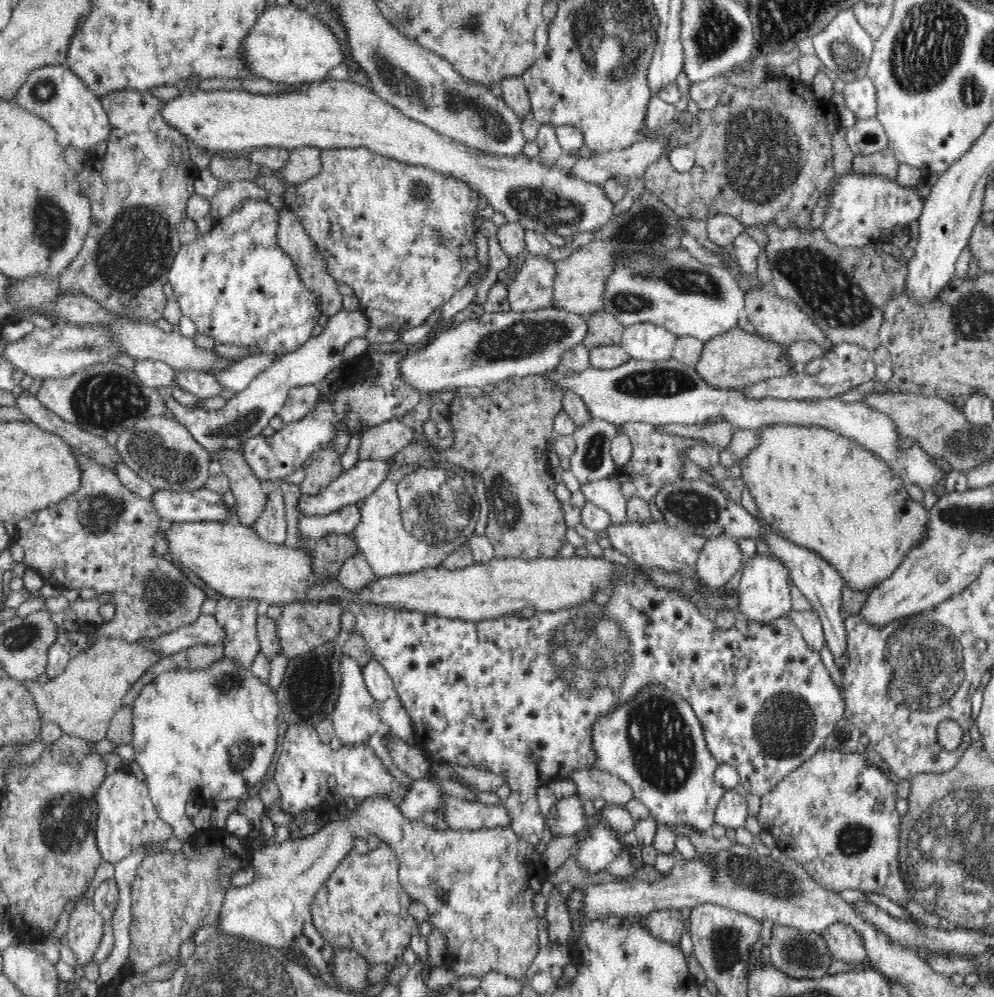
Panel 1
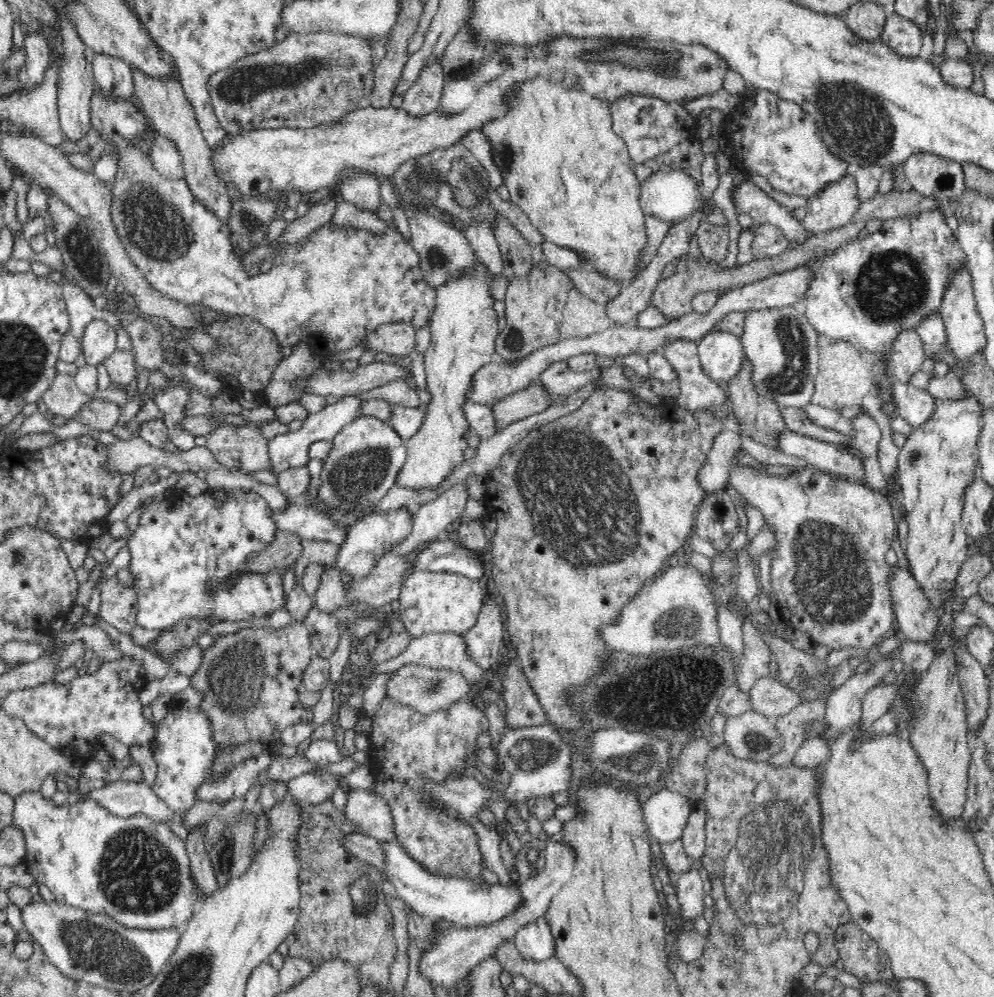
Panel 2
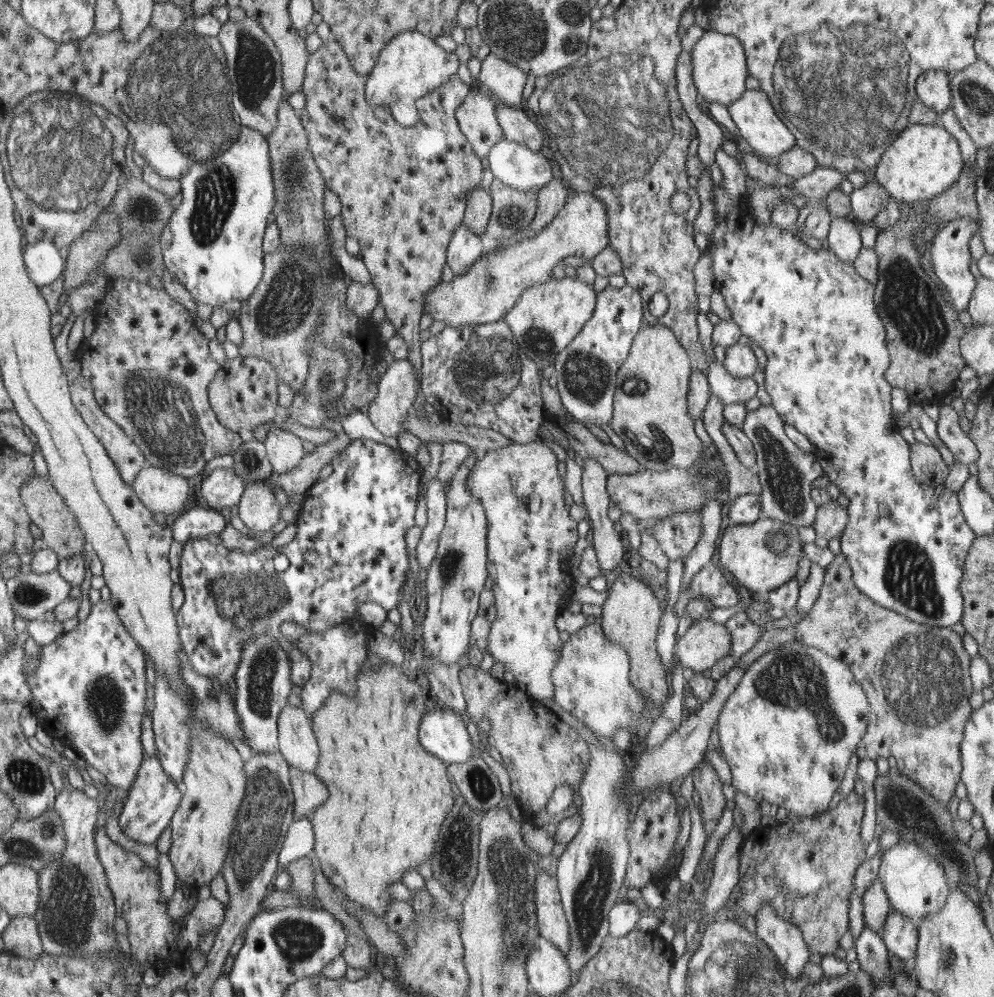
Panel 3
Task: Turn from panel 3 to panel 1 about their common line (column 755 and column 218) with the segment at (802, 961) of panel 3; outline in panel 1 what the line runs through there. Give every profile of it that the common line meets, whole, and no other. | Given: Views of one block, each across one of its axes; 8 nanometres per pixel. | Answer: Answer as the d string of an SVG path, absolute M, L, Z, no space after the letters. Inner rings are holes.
M370 798L364 803L356 804L355 810L348 811L344 816L334 815L314 834L252 850L254 880L248 886L231 886L224 892L225 898L218 920L220 933L252 940L265 947L304 952L307 964L316 973L331 980L329 960L333 956L333 948L316 931L311 907L315 895L328 880L329 874L337 868L345 854L352 850L354 838L367 840L373 834L379 840L387 841L396 851L400 884L411 900L426 906L429 922L444 934L447 941L447 967L456 976L472 975L481 979L487 972L498 972L516 979L524 977L540 948L540 922L532 906L534 896L541 894L540 886L544 878L540 851L535 845L516 835L510 826L486 827L474 831L450 828L438 831L434 826L429 826L428 840L422 840L422 822L406 818L401 811L389 799Z

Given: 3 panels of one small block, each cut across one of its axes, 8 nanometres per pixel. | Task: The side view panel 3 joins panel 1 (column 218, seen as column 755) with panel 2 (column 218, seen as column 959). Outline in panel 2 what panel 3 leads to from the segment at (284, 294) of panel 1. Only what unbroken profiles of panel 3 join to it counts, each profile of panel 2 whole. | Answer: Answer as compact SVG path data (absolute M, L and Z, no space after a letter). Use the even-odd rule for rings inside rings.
M228 490L225 501L216 503L211 491L198 496L190 496L184 491L174 491L170 500L149 502L140 516L138 528L128 540L130 551L130 572L134 575L134 592L138 599L137 624L148 629L168 629L178 620L190 618L211 618L218 622L240 622L271 616L284 608L284 584L282 571L248 573L240 571L244 560L260 554L275 540L276 524L272 509L266 500L252 491Z

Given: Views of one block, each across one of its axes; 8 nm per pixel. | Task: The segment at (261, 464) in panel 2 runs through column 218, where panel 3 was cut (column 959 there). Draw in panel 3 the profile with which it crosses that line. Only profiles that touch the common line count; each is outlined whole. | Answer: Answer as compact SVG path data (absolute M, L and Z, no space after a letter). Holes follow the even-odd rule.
M940 406L940 418L937 422L937 436L954 455L955 463L966 465L978 461L978 448L960 428L959 417L952 407Z

